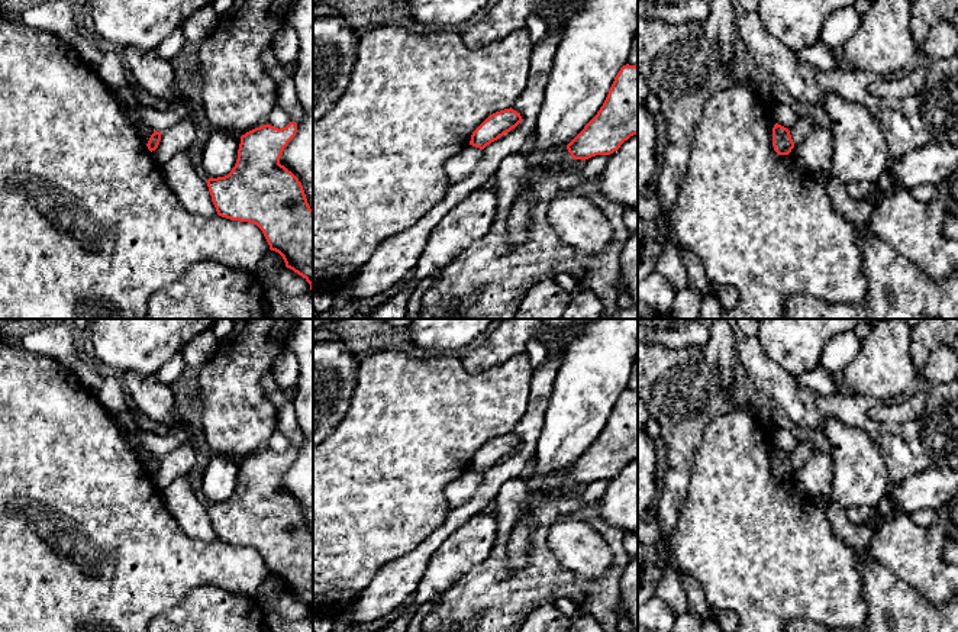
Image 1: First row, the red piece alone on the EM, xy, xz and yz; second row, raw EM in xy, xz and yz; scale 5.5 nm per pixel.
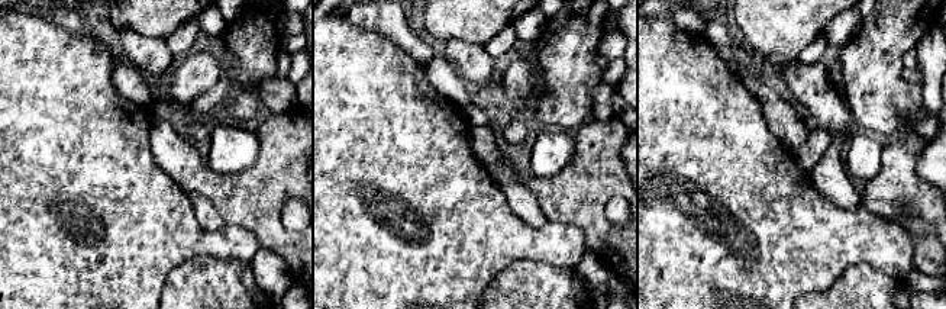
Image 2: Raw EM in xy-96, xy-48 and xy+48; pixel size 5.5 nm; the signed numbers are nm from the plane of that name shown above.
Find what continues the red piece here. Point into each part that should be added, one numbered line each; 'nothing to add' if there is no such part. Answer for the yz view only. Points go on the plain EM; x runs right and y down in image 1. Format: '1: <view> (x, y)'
1: yz (805, 451)

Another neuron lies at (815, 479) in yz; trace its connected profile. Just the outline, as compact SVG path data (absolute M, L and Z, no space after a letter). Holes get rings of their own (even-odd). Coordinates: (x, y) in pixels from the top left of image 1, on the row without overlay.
M816 452L803 468L791 474L790 480L810 497L829 496L832 491L832 474L832 452Z

